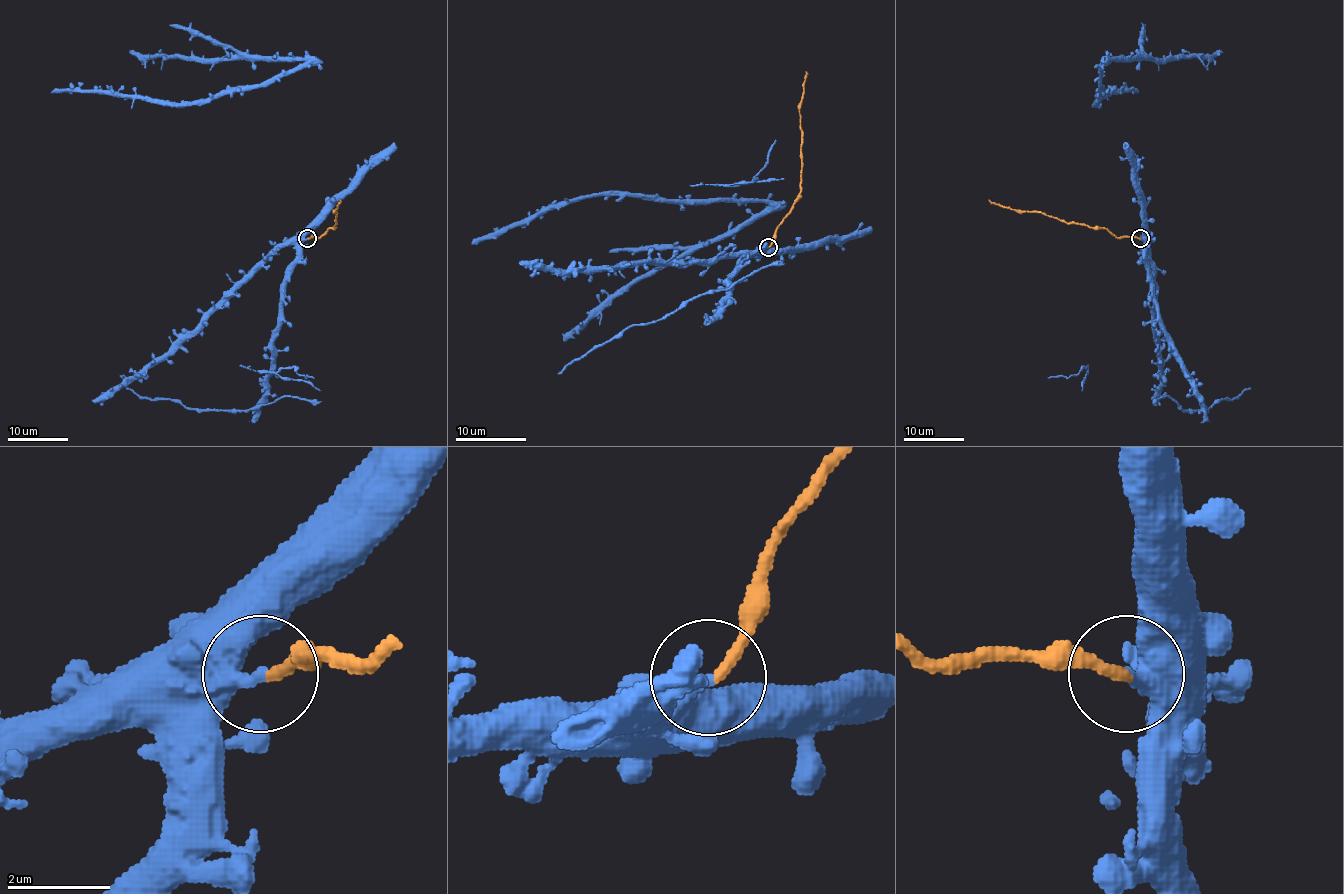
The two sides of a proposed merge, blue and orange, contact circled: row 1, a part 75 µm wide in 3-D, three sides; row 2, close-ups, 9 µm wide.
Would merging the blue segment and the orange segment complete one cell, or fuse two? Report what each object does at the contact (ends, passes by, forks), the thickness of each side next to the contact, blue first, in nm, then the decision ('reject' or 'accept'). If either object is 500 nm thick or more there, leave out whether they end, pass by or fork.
blue ends; orange ends; calibres 400 and 220 nm; reject

